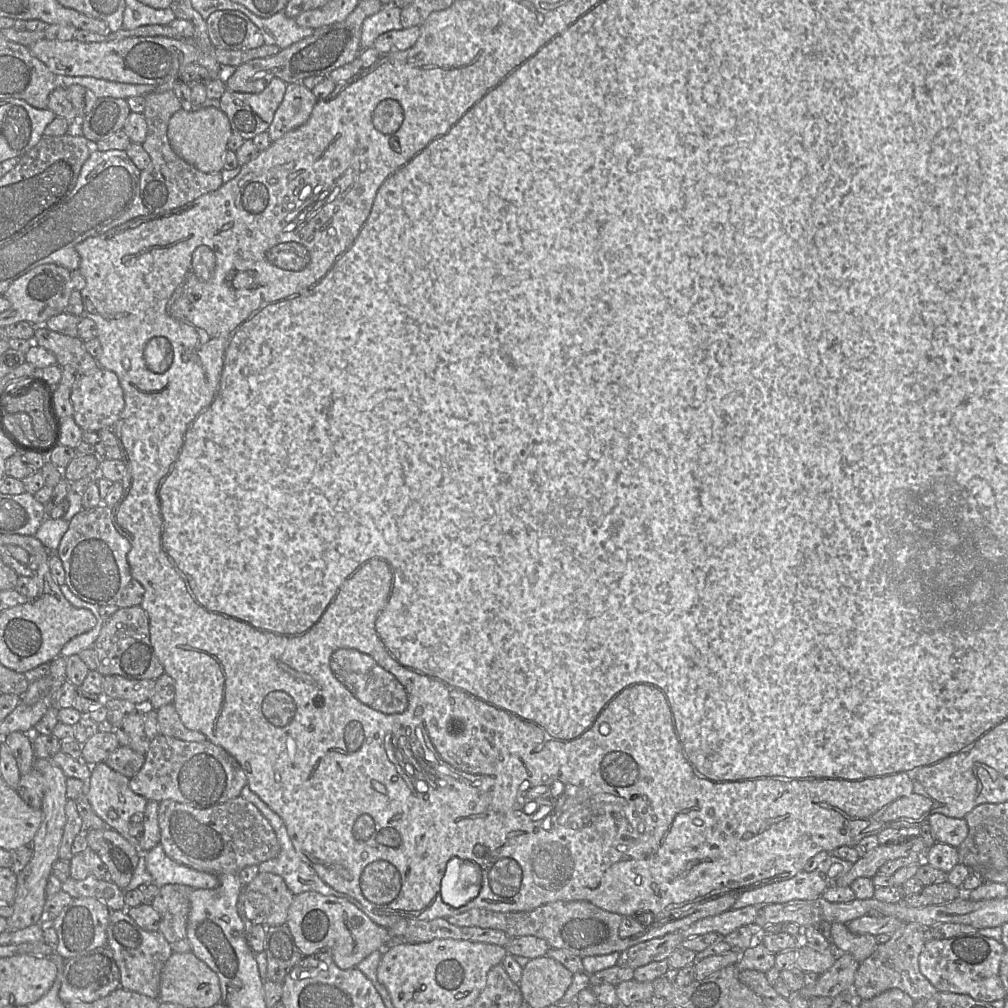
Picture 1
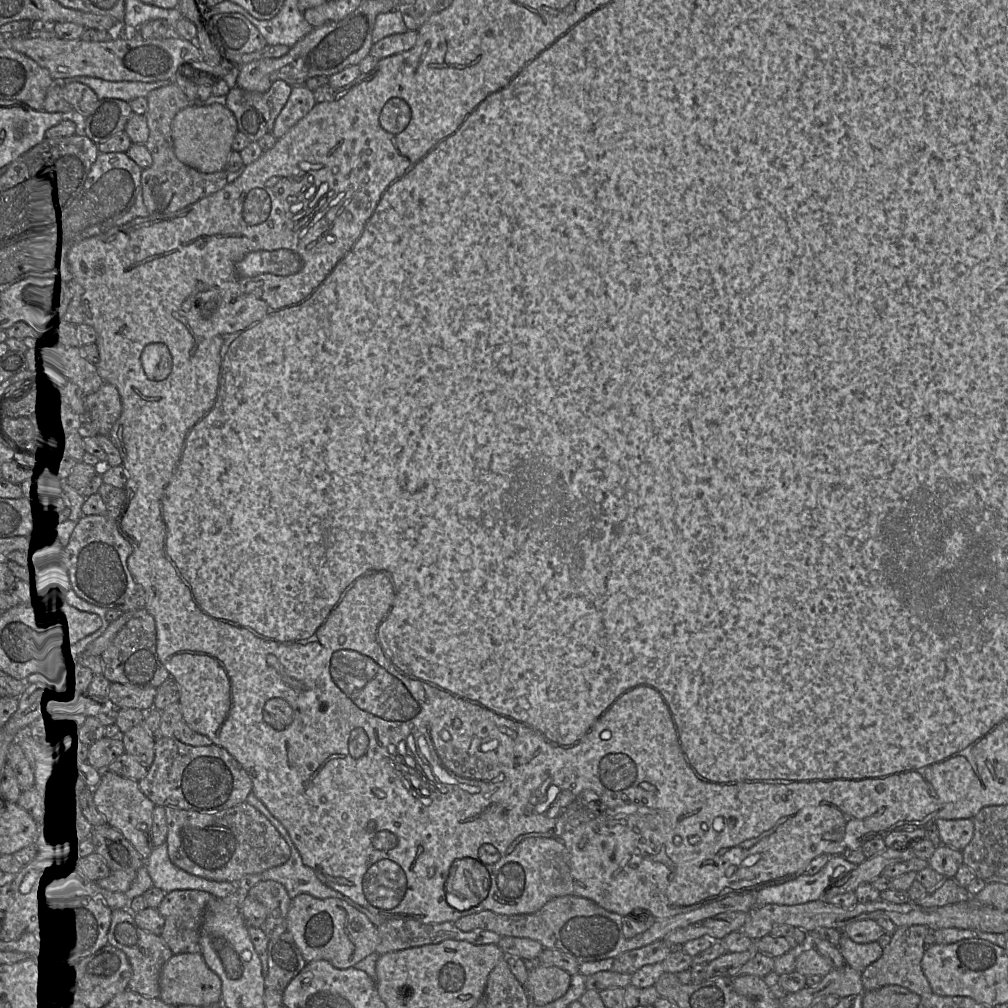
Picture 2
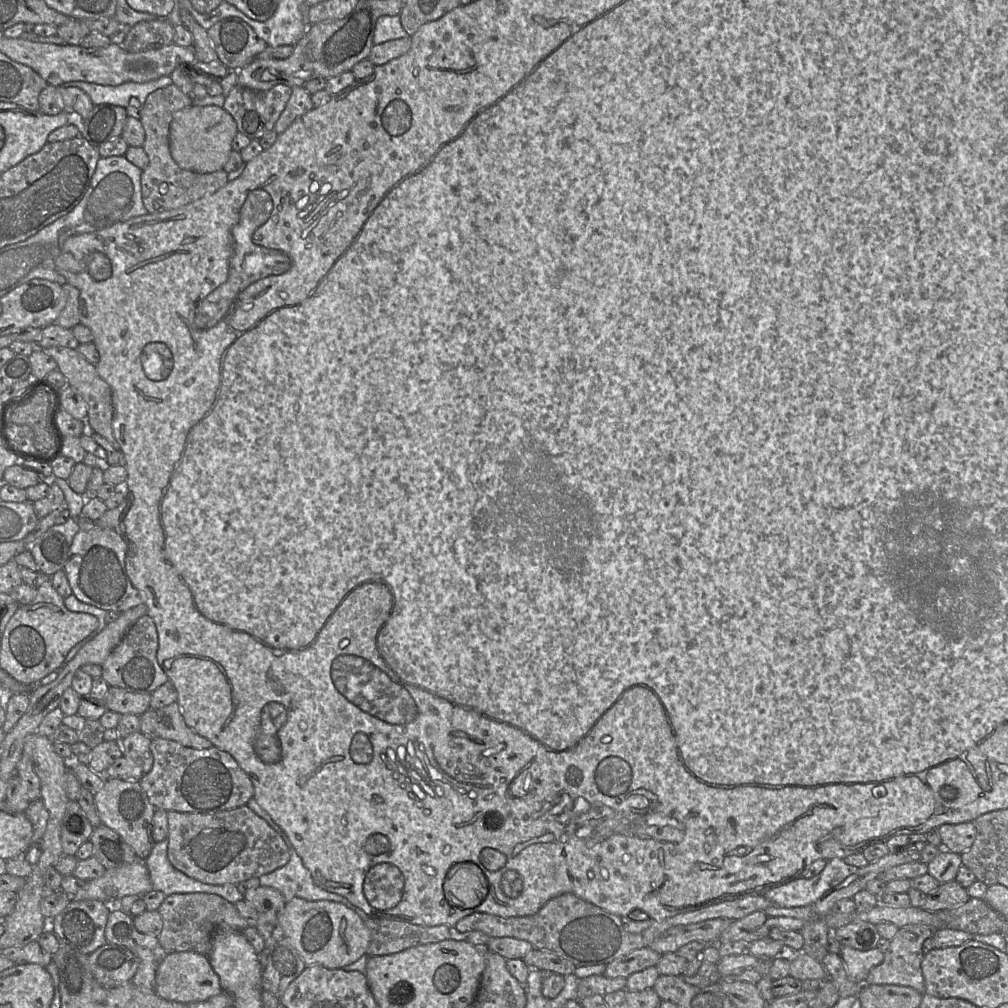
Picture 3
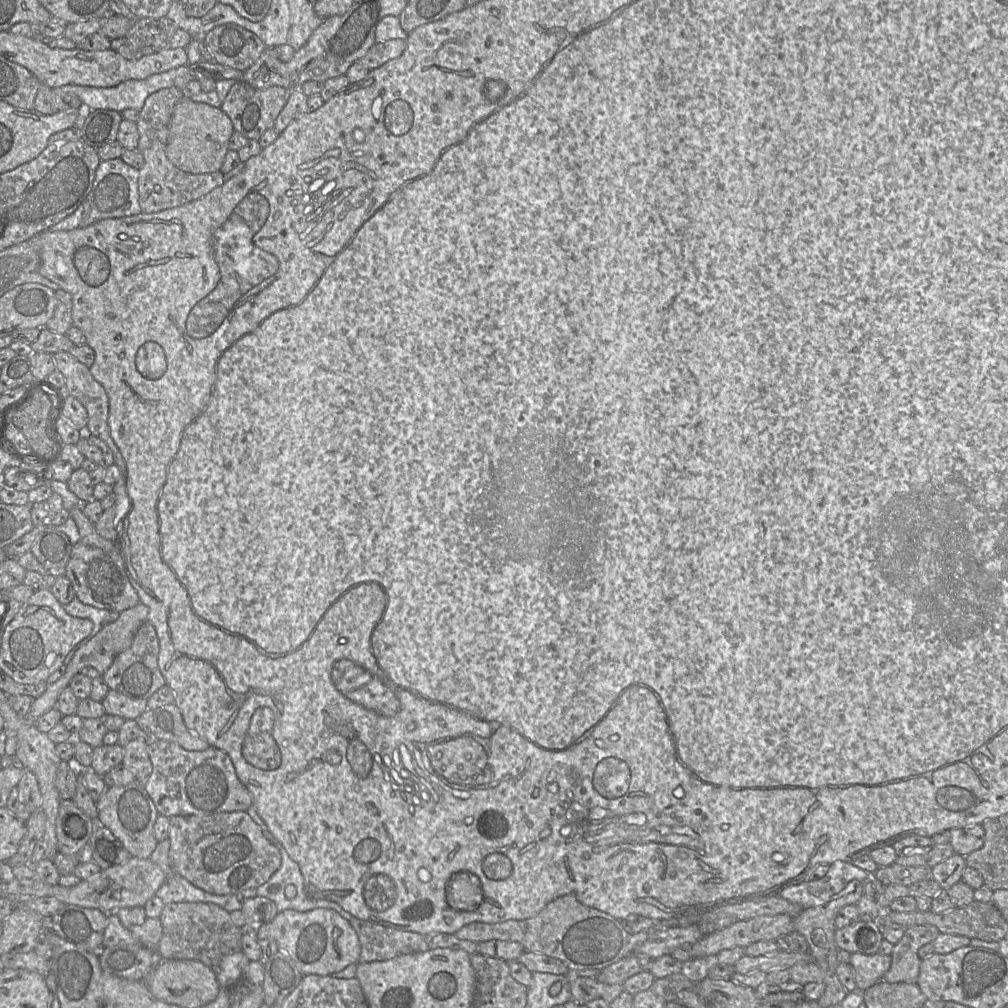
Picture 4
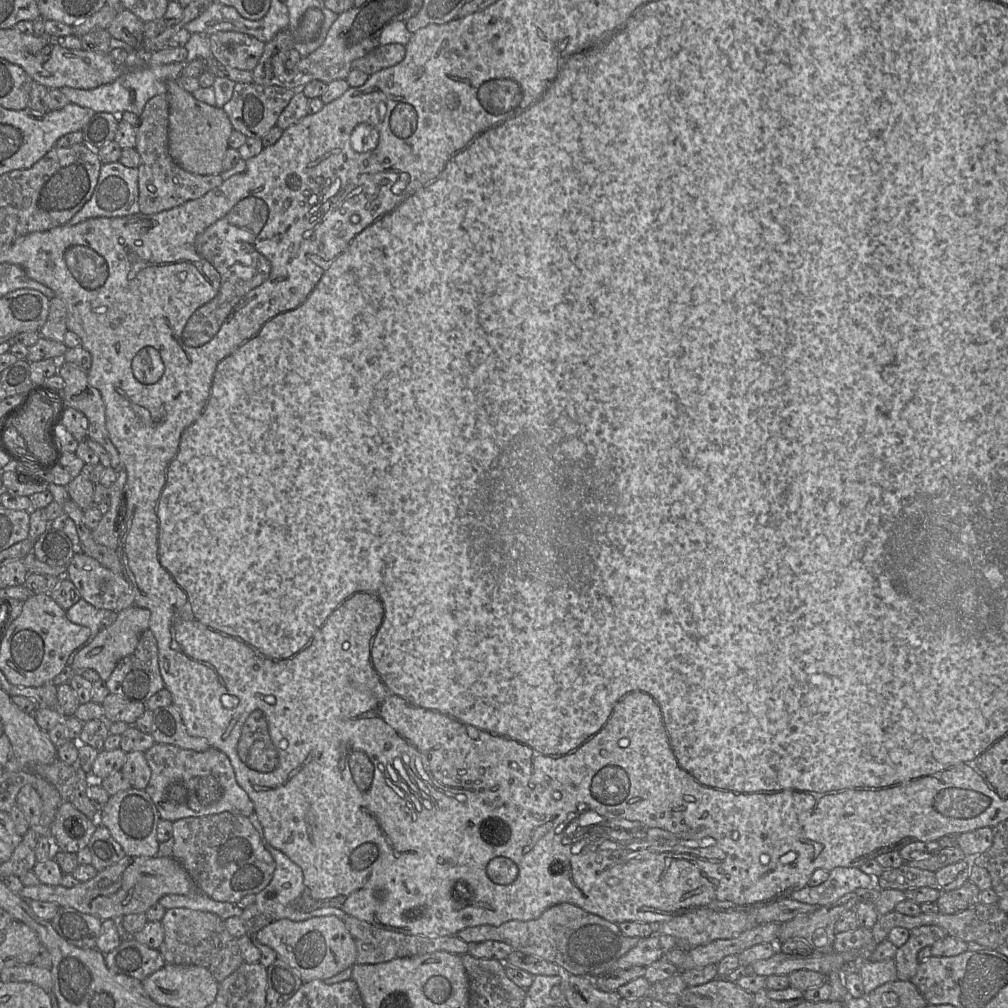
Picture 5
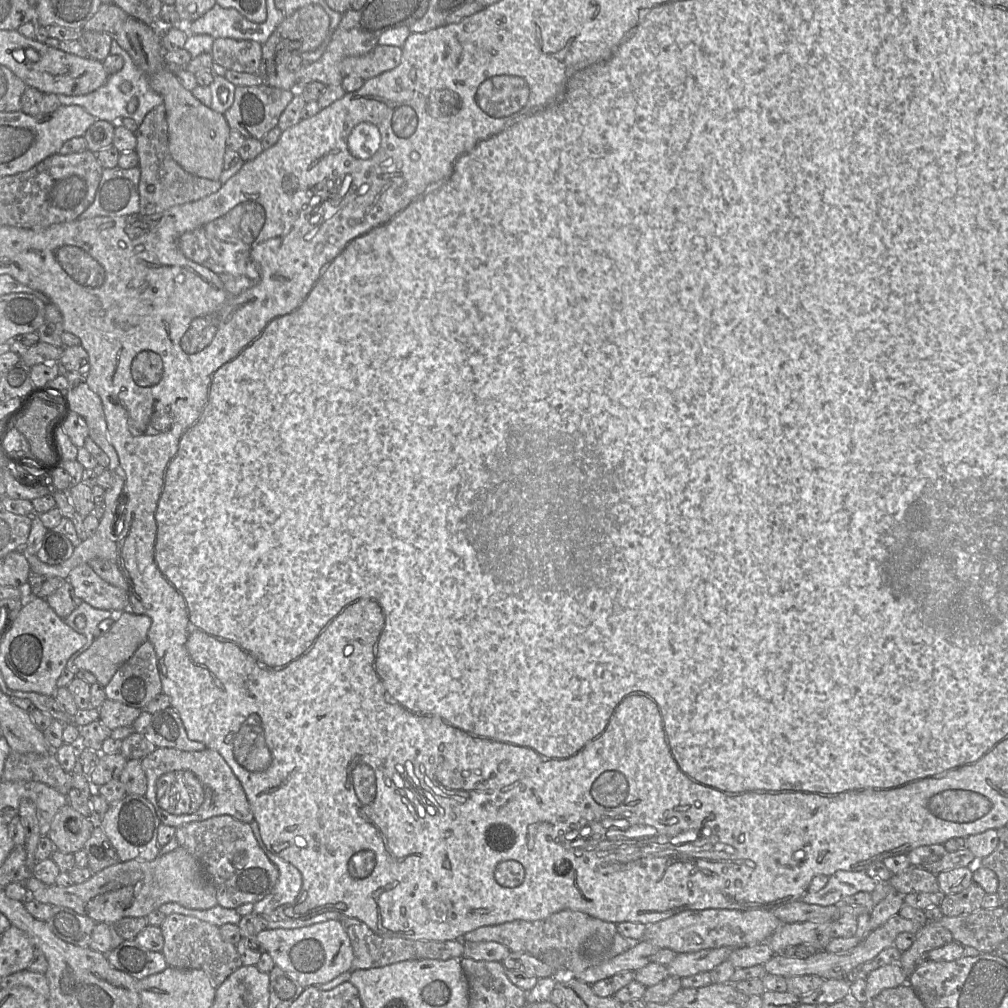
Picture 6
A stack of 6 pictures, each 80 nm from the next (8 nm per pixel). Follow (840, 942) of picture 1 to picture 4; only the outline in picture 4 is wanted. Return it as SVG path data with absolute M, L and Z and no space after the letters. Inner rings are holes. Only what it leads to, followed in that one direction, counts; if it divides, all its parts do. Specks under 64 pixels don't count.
M853 953L849 963L854 971L857 988L865 991L883 980L884 975L890 969L891 956L882 953L872 955Z

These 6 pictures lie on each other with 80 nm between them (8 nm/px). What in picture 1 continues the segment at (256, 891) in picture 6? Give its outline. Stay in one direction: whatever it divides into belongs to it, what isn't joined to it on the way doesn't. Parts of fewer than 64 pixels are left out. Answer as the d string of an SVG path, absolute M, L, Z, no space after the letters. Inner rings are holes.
M241 795L207 809L197 809L172 800L159 802L158 823L161 832L160 844L169 858L179 864L216 876L238 873L244 867L259 865L280 853L280 843L270 822L256 806Z

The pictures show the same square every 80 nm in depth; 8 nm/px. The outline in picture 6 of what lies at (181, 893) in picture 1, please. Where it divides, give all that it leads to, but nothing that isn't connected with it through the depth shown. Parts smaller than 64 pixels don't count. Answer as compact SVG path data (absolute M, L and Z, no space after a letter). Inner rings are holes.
M173 913L166 916L160 928L164 937L161 953L170 967L203 970L217 988L242 966L236 946L222 938L220 928L216 925L193 916Z

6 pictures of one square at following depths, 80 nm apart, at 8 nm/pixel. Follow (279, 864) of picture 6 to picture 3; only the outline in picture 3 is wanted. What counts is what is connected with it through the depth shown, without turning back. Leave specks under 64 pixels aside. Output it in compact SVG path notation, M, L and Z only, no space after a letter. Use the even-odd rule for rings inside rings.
M254 798L249 799L246 805L283 838L290 851L290 859L284 866L259 877L260 886L277 889L282 893L286 901L294 897L309 901L328 900L342 903L352 909L352 903L345 897L327 891L314 882L310 871L304 866L302 859L291 845L287 835Z

